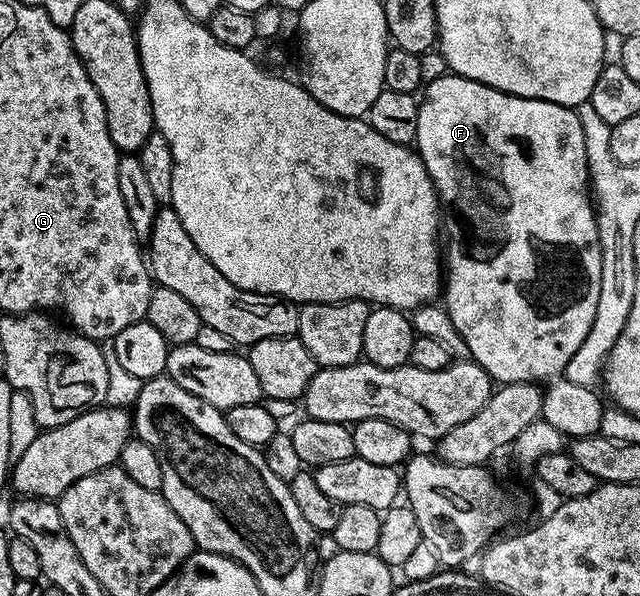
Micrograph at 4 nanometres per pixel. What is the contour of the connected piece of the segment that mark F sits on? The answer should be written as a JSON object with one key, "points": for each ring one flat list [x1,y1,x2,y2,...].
{"points":[[450,71,444,72,443,77,433,79,426,82,425,88,419,97,419,110,417,111,417,135,413,142,414,148,417,150,421,160,425,163,425,167,429,171,431,180,435,183,435,193,439,196,440,206,445,207,445,212,441,217,441,233,445,238,445,297,447,293,447,301,445,300,445,308,449,319,453,319,453,327,457,327,457,331,461,335,461,339,465,339,465,347,469,347,471,352,470,360,478,363,483,370,491,376,492,382,499,385,508,385,509,383,544,383,550,377,555,377,564,372,569,363,569,359,573,359,577,347,581,347,581,343,585,343,585,335,589,335,589,327,593,327,593,315,597,315,597,298,601,296,601,239,597,231,597,219,595,218,595,206,593,204,593,194,589,188,589,178,587,176,587,160,585,159,585,135,581,131,581,119,578,112,574,108,558,105,557,103,549,103,541,99,529,99,528,97,518,97,512,93,506,93,500,89,489,87,485,83,477,83,473,79,465,79,461,75]]}

